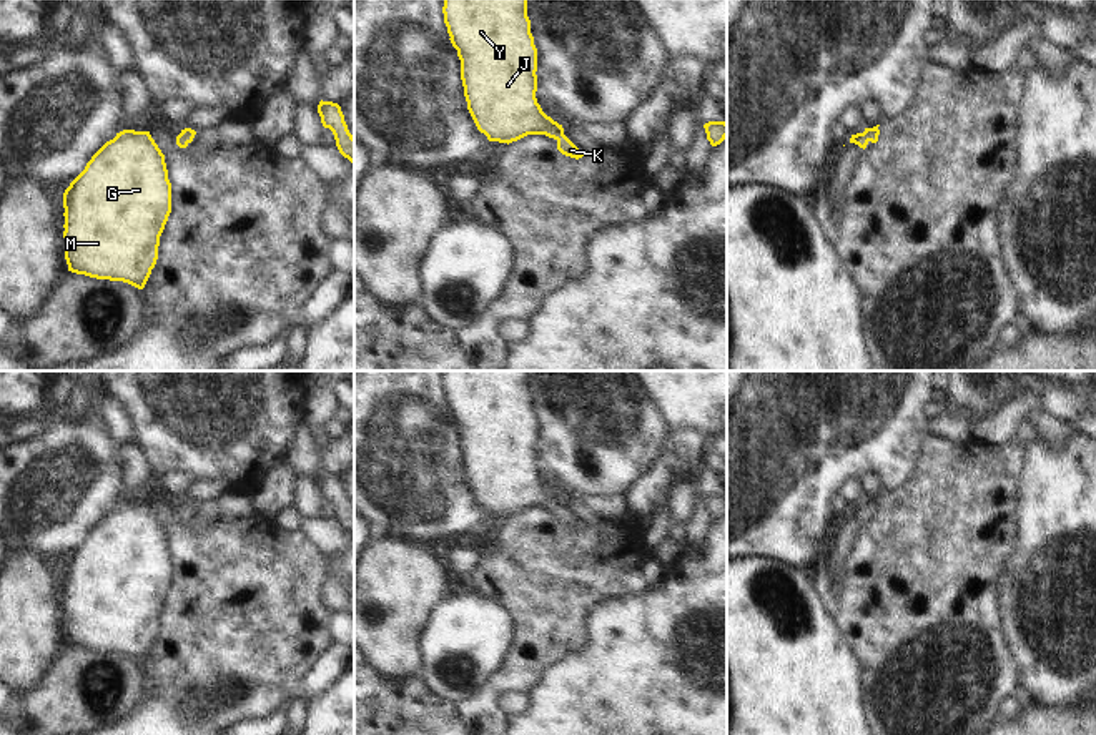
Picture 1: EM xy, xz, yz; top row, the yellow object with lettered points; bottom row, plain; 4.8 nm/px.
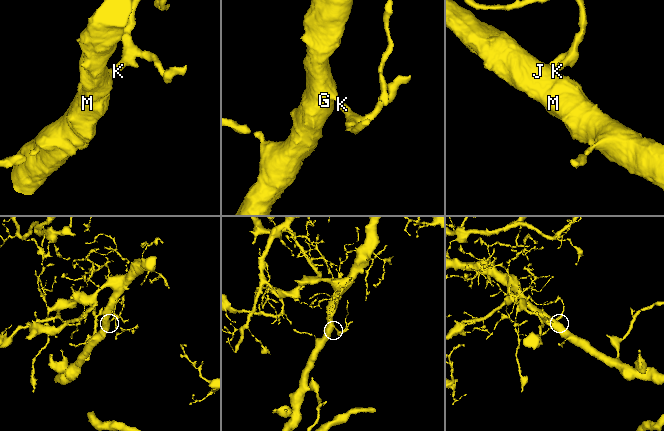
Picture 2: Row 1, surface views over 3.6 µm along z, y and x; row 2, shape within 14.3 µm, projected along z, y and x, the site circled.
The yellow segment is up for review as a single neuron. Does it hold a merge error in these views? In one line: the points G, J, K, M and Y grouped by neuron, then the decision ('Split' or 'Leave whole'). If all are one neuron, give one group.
Groups: G J K M Y. Leave whole.

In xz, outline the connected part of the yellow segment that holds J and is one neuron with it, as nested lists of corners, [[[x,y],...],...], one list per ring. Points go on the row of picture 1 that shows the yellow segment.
[[[444,0],[444,23],[461,60],[461,80],[467,110],[489,141],[512,143],[527,135],[546,135],[557,141],[557,150],[570,158],[582,158],[580,150],[564,135],[562,125],[547,116],[537,103],[537,48],[531,33],[527,0]]]

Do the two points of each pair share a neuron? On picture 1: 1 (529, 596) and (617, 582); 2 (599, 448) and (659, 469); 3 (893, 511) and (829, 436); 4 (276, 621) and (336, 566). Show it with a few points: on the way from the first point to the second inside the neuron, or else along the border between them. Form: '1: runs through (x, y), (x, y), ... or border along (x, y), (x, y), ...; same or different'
1: runs through (551, 582), (596, 582); same
2: border along (669, 431), (656, 459), (622, 493); different
3: border along (915, 463), (910, 479), (900, 486), (885, 488); different
4: border along (325, 561), (328, 572); different

